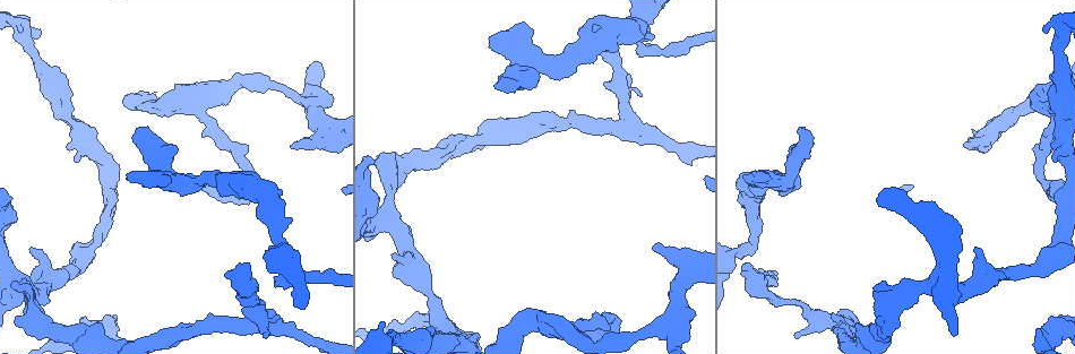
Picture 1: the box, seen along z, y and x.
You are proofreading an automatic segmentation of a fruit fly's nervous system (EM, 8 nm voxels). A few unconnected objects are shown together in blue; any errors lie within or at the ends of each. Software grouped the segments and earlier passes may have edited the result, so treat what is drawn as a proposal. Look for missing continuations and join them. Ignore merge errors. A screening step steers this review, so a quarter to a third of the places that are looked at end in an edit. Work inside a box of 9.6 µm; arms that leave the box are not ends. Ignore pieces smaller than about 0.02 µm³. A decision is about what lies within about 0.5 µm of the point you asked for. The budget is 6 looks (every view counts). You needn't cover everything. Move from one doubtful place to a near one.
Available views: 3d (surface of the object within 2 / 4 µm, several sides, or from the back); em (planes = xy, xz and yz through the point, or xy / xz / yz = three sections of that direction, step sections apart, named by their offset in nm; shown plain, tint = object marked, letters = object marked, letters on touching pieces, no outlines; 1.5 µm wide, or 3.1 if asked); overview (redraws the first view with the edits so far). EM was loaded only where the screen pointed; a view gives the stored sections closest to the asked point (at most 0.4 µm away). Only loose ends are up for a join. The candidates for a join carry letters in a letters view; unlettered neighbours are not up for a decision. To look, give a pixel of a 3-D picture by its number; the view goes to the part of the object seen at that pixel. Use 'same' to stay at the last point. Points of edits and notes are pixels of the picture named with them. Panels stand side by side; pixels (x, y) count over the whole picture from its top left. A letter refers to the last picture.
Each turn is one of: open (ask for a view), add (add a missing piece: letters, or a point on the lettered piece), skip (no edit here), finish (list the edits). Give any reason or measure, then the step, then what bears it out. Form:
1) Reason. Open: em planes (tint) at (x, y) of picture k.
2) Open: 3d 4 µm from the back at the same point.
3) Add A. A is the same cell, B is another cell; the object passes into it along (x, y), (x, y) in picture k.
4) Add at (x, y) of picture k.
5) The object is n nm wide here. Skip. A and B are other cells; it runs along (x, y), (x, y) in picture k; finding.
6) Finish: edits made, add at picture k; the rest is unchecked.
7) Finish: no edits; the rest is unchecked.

Branch stops here. Open: em planes (letters) at (265, 331) of picture 1.

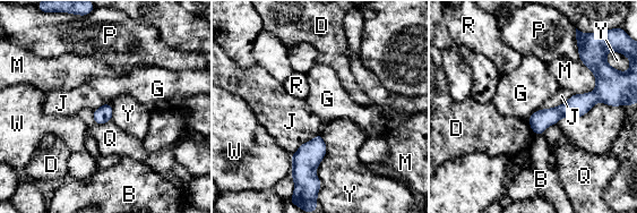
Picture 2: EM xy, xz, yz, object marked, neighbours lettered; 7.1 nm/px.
Skip. B, D, G, J, M, P, Q, R, W and Y are other cells; a border runs along (539, 108), (527, 120) in picture 2; none of them fits.

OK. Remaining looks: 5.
Thick end. Open: em planes (letters) at (800, 129) of picture 1.

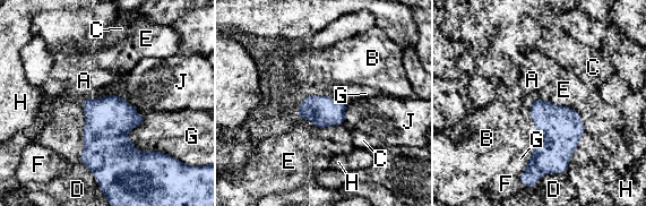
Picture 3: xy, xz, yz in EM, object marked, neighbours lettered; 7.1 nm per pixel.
Skip. A, B, C, D, E, F, G, H and J are other cells; a border runs along (537, 96), (574, 109), (585, 130) in picture 3; no lettered piece goes on from it.

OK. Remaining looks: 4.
Thick end. Open: em xy step 8 (letters) at (1052, 181) of picture 1.

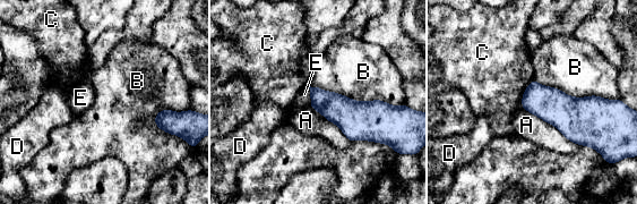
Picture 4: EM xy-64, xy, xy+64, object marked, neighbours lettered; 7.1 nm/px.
The longest contact is with B, 600 nm. Skip. A, B, C, D and E are other cells; a border runs along (310, 85), (394, 105) in picture 4; no lettered piece goes on from it.

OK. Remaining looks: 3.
Finish: no edits; the rest is unchecked.

